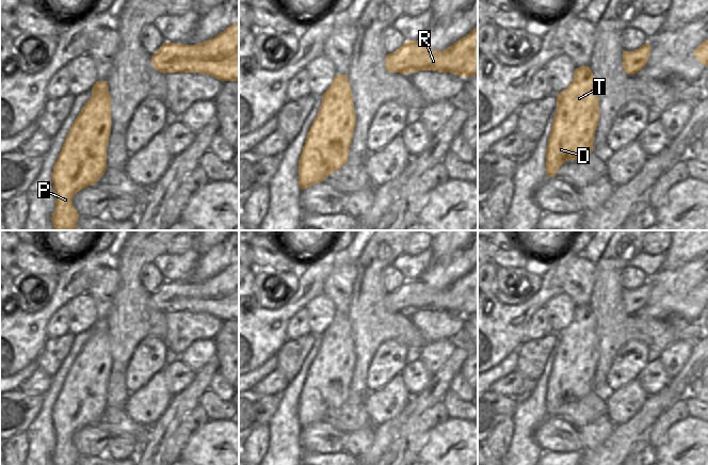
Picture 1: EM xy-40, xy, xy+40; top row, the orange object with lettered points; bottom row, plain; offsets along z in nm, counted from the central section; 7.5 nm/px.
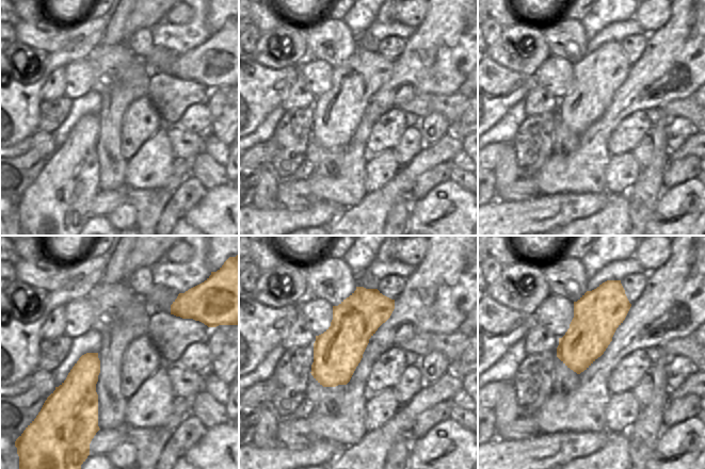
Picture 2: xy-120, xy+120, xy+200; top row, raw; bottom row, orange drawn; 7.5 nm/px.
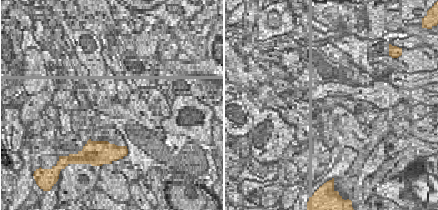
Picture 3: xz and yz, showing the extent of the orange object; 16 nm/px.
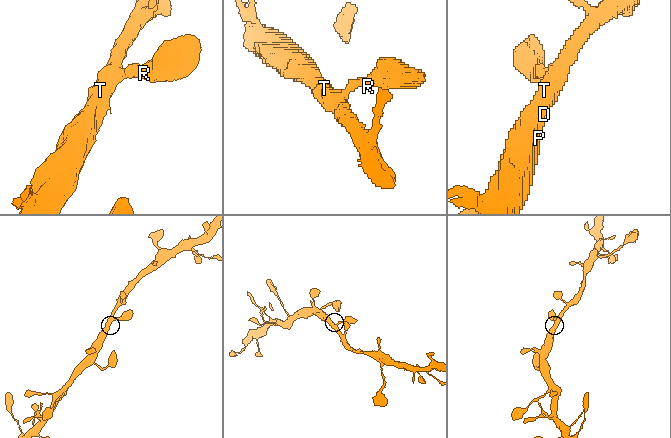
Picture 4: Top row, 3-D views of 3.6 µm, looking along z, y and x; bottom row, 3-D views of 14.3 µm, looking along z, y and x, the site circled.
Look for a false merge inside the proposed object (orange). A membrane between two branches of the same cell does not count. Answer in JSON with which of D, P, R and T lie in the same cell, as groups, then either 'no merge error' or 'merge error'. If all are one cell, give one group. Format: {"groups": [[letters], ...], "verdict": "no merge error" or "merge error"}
{"groups": [["D", "P", "R", "T"]], "verdict": "no merge error"}

